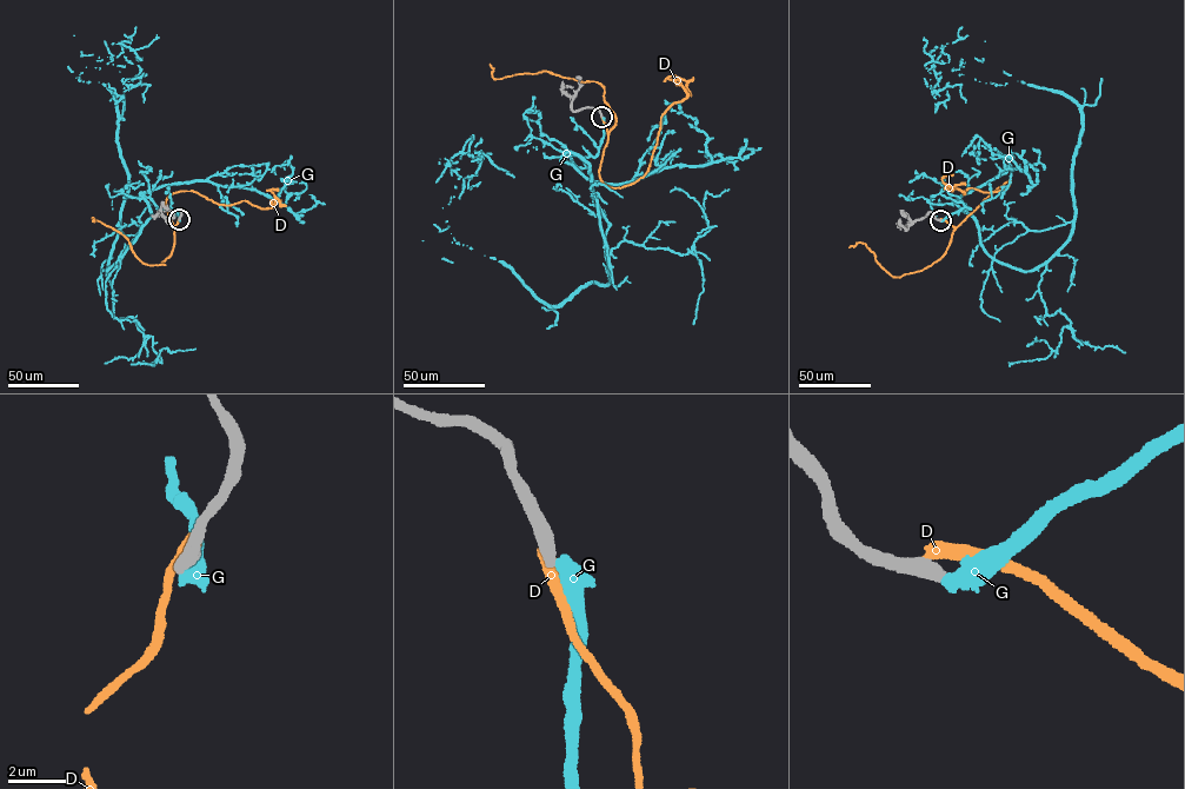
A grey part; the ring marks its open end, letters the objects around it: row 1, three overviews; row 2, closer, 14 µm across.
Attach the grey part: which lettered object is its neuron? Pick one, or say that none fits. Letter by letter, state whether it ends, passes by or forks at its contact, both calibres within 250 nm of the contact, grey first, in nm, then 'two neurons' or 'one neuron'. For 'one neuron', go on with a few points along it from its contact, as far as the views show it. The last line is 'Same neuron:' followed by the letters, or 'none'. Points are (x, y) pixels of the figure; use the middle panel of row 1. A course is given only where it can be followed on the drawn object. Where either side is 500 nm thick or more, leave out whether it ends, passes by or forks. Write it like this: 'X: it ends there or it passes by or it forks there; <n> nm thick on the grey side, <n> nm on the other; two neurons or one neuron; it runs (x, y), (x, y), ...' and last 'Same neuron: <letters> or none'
D: 650 nm thick on the grey side, 440 nm on the other; two neurons
G: 500 nm thick on the grey side, 500 nm on the other; two neurons
Same neuron: none

